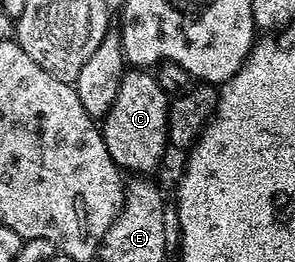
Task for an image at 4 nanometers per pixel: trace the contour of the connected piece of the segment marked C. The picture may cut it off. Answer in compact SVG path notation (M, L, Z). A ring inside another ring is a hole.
M130 69L123 74L120 93L116 93L112 109L108 109L105 119L100 123L104 145L108 145L108 153L112 153L112 161L116 161L119 169L142 177L154 173L150 171L161 165L162 158L168 152L166 126L169 112L170 99L149 70Z

